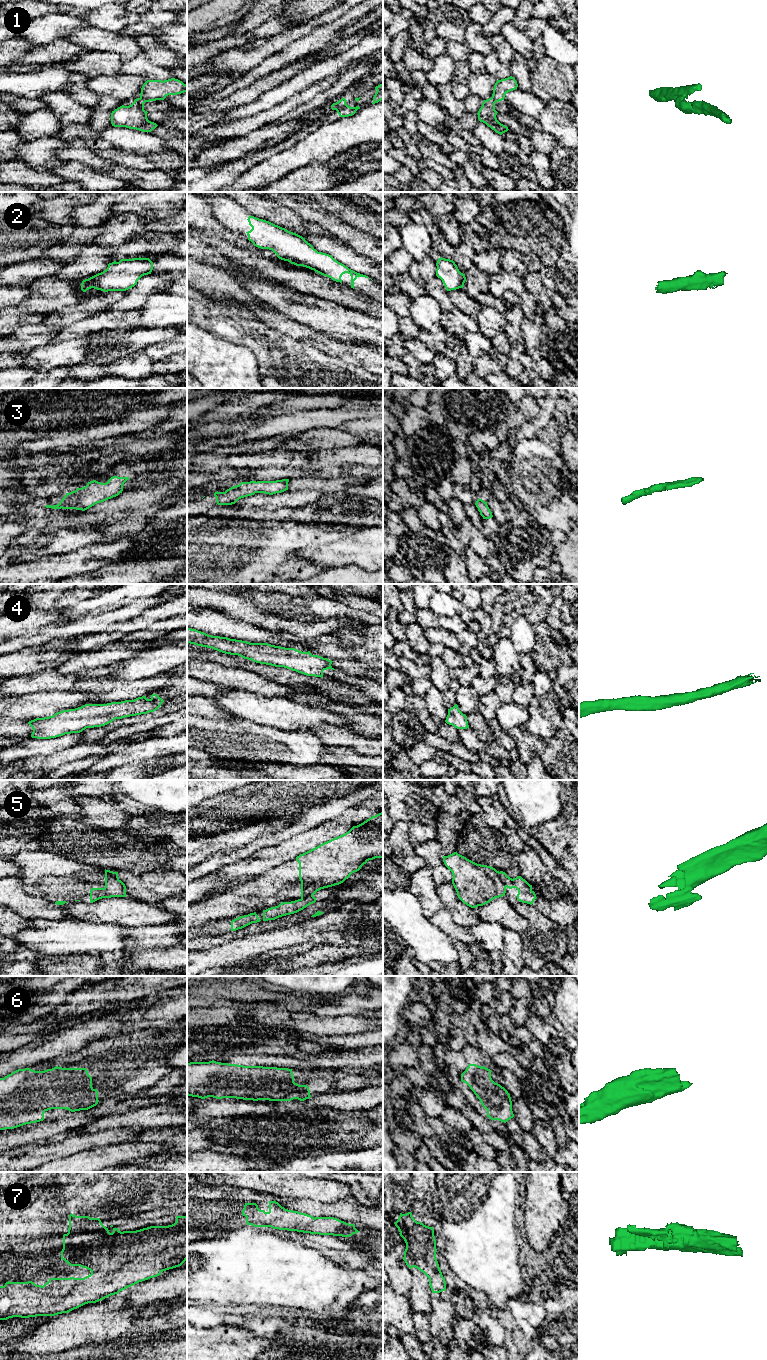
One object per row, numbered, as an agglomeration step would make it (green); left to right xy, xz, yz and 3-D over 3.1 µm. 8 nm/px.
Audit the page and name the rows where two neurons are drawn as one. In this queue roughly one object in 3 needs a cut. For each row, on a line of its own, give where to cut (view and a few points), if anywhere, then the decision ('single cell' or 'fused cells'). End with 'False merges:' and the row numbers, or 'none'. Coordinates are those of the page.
1: cut xz (345, 103), (336, 110); fused cells
2: cut none; single cell
3: cut none; single cell
4: cut none; single cell
5: cut yz (498, 872), (501, 881), (506, 886); fused cells
6: cut none; single cell
7: cut none; single cell
False merges: 1, 5

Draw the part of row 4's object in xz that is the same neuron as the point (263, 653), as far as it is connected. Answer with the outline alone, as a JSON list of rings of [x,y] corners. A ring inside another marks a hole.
[[[187,628],[187,643],[212,648],[225,654],[238,655],[260,664],[284,667],[307,676],[322,678],[324,670],[335,670],[331,666],[333,661],[312,655],[310,651],[302,652],[295,648],[285,648],[268,643],[250,643],[212,636],[191,628]]]

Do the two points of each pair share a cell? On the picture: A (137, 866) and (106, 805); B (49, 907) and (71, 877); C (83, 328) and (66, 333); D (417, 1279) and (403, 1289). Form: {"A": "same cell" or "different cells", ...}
{"A": "different cells", "B": "different cells", "C": "same cell", "D": "different cells"}

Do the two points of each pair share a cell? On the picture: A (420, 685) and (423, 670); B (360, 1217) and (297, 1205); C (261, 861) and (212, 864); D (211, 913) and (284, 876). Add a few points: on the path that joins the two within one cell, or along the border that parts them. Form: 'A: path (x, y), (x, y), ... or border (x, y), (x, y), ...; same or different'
A: border (428, 676), (409, 680); different
B: path (344, 1210), (313, 1208); same
C: border (251, 854), (229, 862), (208, 874); different
D: path (229, 904), (248, 892), (266, 890); same

